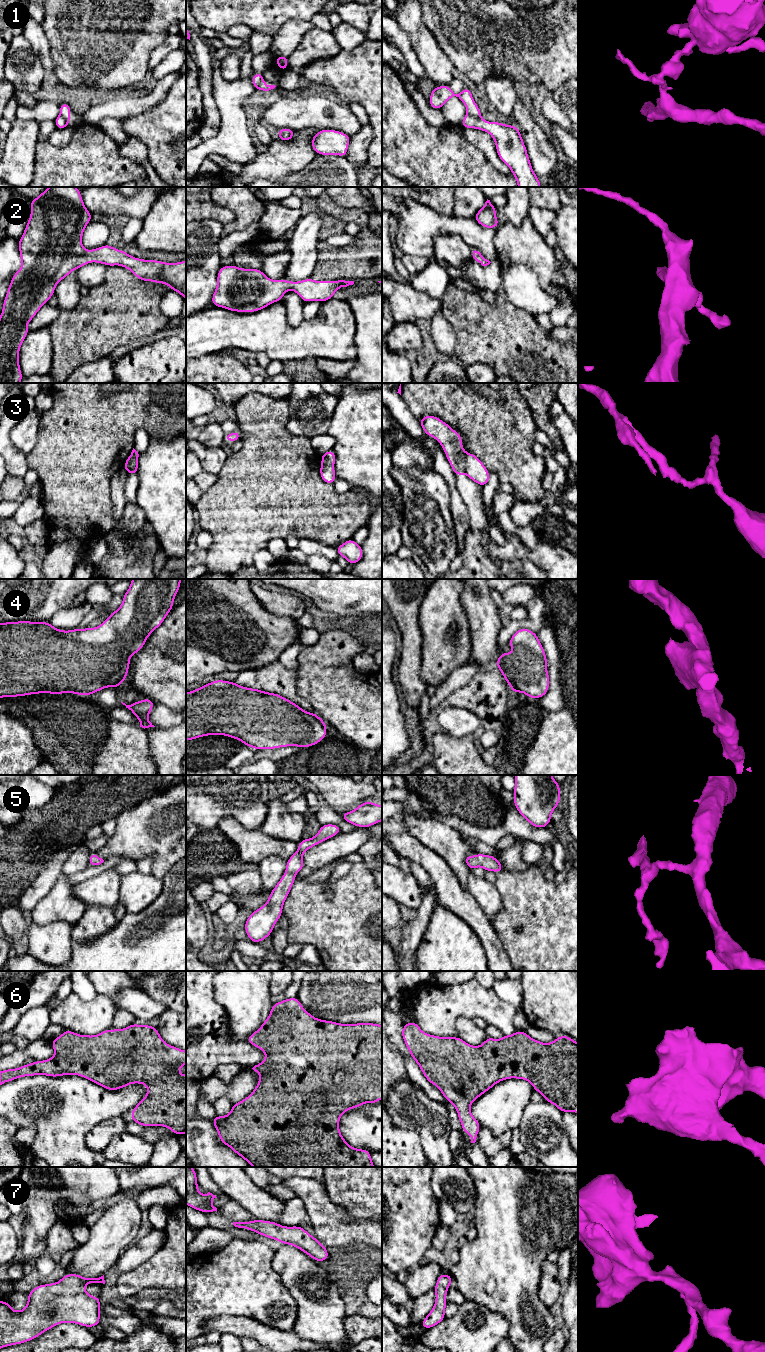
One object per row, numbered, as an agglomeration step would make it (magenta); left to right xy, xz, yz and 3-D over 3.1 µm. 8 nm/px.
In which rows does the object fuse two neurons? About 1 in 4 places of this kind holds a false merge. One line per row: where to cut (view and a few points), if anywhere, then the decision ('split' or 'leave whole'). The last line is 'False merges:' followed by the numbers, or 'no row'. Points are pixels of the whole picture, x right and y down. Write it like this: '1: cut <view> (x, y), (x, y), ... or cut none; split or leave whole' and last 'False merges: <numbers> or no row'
1: cut yz (467, 113), (480, 118); split
2: cut none; leave whole
3: cut yz (466, 453), (464, 473); split
4: cut none; leave whole
5: cut none; leave whole
6: cut none; leave whole
7: cut none; leave whole
False merges: 1, 3

